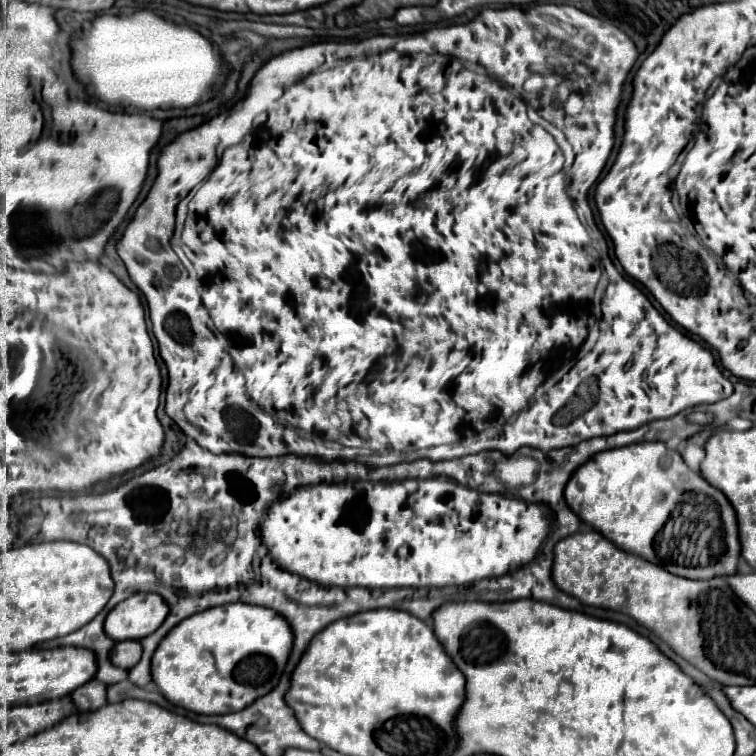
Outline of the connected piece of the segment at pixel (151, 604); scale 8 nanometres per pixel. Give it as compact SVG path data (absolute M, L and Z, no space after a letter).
M134 594L120 602L104 622L104 630L116 642L142 640L168 618L170 606L160 594Z

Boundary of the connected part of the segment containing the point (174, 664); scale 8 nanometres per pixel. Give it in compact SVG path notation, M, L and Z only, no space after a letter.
M234 602L182 620L160 642L152 658L152 680L176 706L198 714L230 714L244 710L278 686L286 668L294 632L282 614Z

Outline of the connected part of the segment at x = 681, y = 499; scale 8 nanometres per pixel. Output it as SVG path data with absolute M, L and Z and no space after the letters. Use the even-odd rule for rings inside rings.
M662 442L630 444L596 454L570 478L564 498L582 522L610 538L618 548L634 552L670 574L710 580L738 570L740 540L732 504Z

